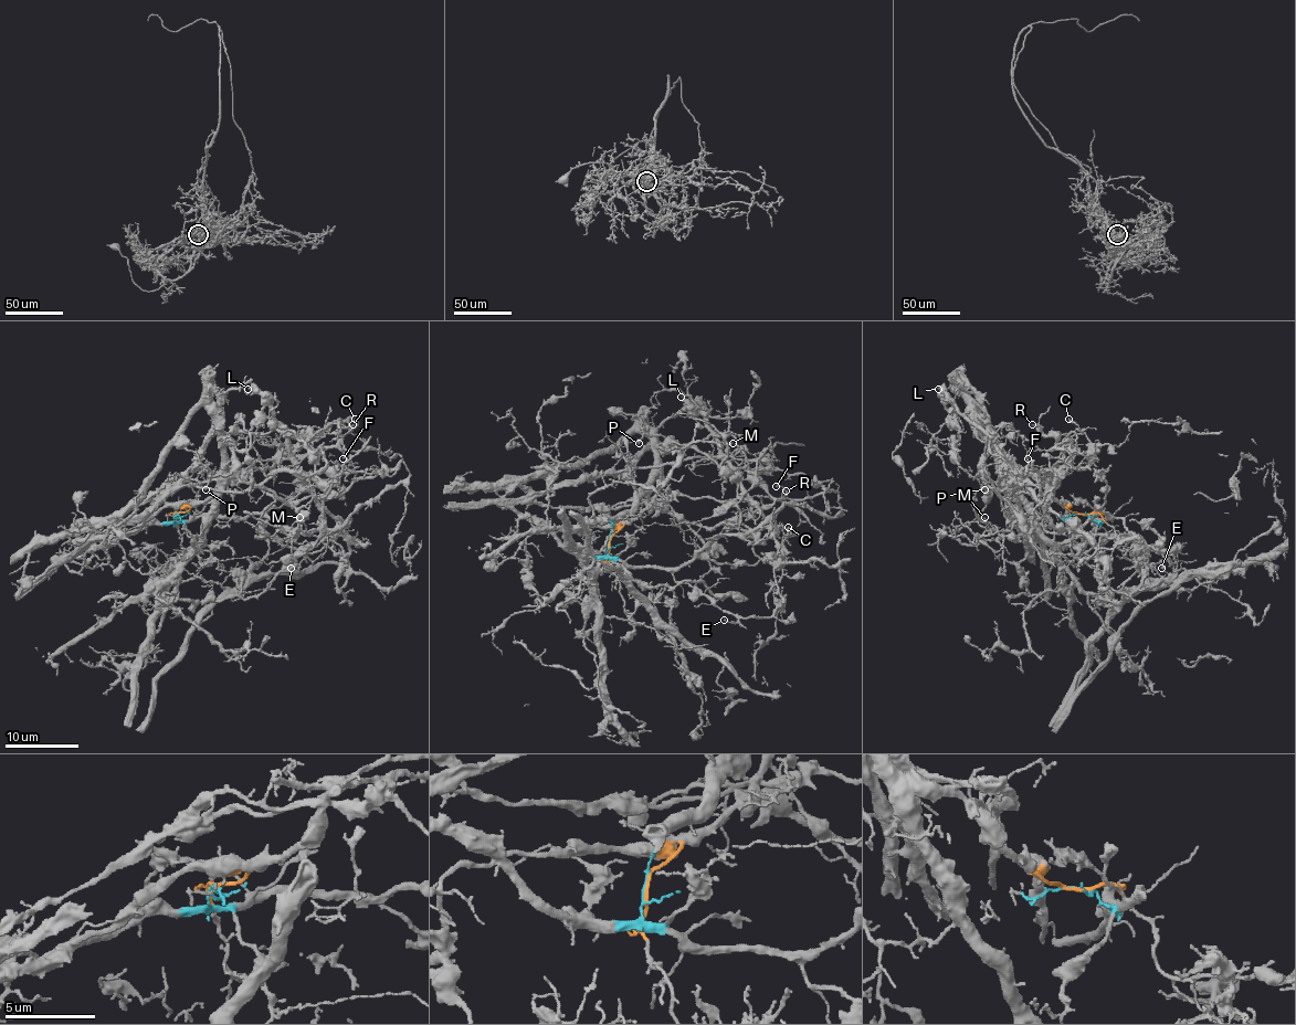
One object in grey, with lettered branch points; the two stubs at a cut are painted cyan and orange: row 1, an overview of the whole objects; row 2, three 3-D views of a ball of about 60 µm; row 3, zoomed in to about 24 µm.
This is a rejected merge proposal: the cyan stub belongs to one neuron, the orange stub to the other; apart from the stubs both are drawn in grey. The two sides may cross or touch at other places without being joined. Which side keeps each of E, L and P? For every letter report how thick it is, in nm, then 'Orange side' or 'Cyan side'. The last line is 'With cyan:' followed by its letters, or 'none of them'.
E: Thickness 120 nm. Cyan side
L: Thickness 300 nm. Orange side
P: Thickness 280 nm. Orange side
With cyan: E

